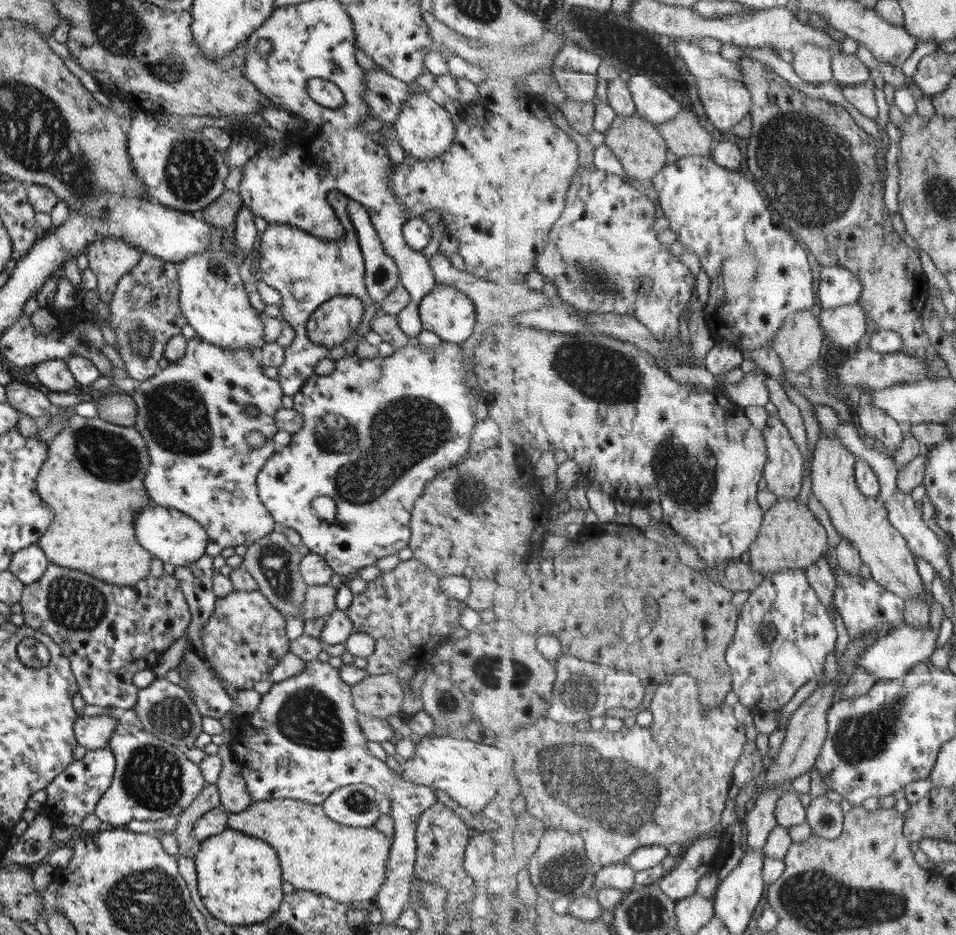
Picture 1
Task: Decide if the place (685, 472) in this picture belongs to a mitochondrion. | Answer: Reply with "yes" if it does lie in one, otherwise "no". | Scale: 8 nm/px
yes

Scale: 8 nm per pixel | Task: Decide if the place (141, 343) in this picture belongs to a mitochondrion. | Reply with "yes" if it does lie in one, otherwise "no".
yes

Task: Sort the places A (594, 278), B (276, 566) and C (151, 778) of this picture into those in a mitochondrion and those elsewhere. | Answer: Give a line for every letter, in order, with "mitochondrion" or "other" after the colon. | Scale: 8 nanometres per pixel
A: mitochondrion
B: mitochondrion
C: mitochondrion

